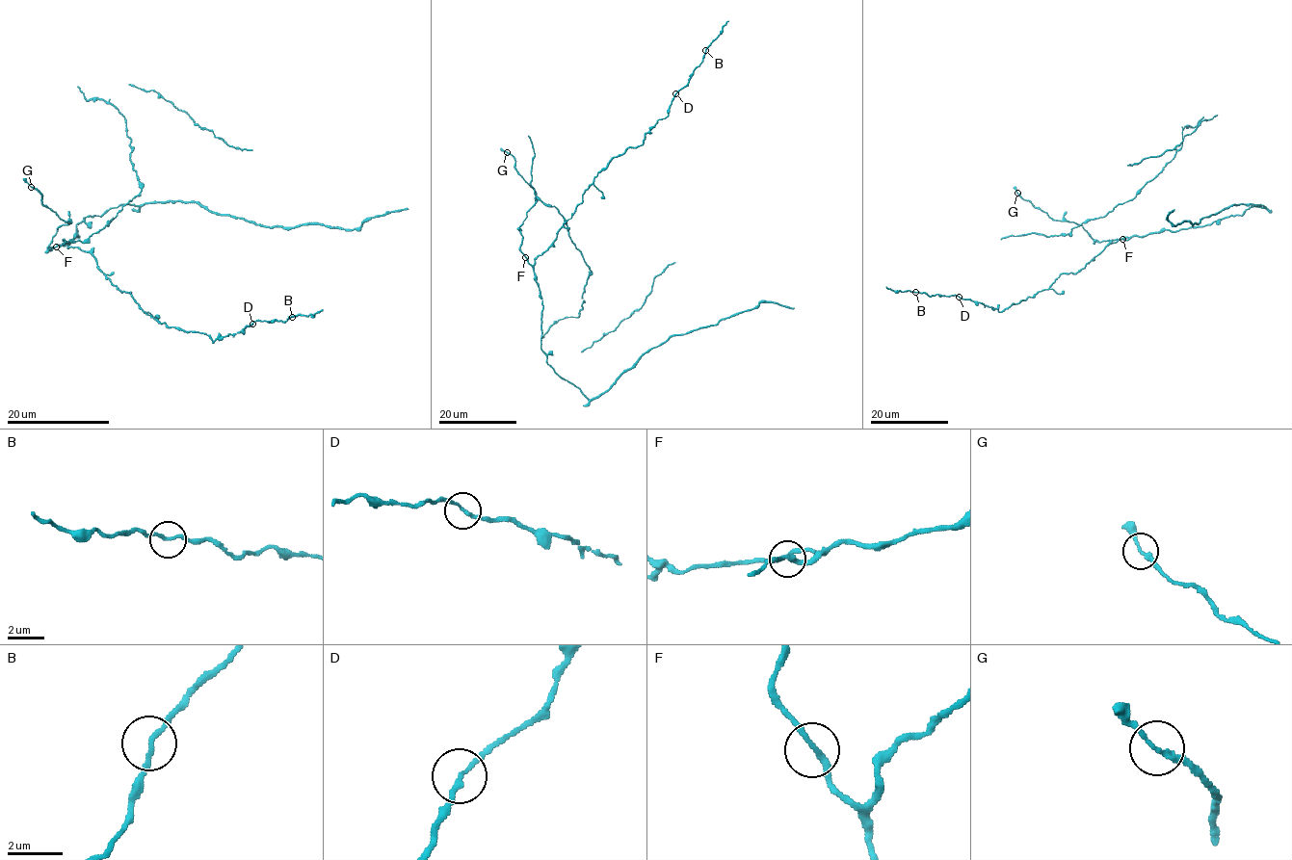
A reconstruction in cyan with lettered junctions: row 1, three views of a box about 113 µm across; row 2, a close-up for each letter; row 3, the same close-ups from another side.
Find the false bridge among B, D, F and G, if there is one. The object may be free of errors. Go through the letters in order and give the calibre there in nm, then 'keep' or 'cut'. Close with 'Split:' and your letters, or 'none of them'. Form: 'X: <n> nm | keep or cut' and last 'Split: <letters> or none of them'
B: 170 nm | keep
D: 170 nm | keep
F: 200 nm | keep
G: 170 nm | keep
Split: none of them

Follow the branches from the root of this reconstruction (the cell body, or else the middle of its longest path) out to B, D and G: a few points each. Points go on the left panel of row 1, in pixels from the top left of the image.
B: (56, 246), (88, 250), (146, 313), (168, 326), (205, 332), (213, 343), (255, 321), (292, 317)
D: (56, 246), (88, 250), (120, 292), (131, 292), (146, 313), (168, 326), (205, 332), (213, 343), (252, 324)
G: (56, 246), (50, 250), (48, 247), (57, 229), (69, 222), (45, 206), (42, 195), (31, 187)

